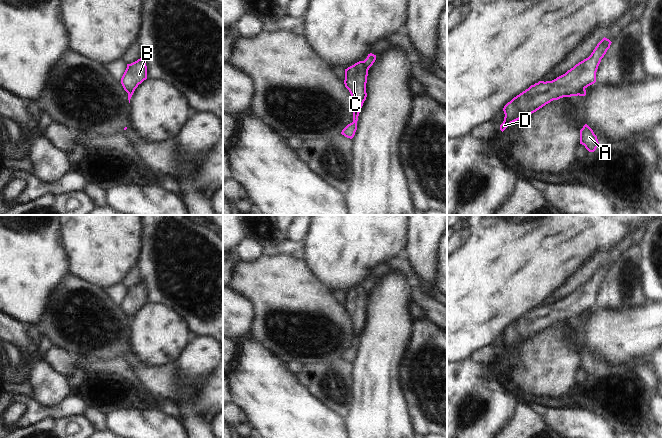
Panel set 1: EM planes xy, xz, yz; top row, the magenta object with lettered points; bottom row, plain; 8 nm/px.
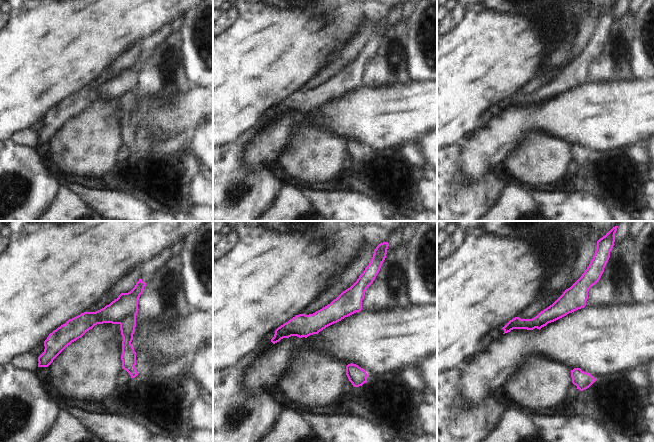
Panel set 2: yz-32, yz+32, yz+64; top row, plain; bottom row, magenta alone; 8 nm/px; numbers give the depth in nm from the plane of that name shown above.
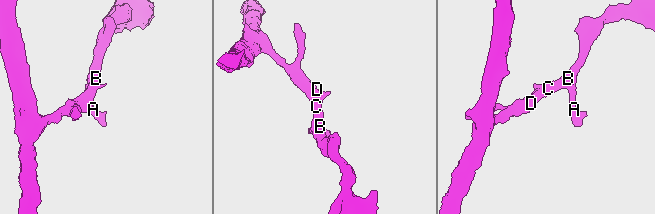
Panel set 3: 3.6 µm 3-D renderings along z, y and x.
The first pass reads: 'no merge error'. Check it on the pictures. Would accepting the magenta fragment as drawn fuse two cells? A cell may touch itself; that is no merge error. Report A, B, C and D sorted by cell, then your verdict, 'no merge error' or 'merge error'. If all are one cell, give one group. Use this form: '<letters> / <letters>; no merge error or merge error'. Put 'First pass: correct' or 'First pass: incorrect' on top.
First pass: incorrect
A / B C D; merge error

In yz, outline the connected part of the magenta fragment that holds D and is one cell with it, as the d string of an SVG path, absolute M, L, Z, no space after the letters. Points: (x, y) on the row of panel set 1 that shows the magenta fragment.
M604 37L588 58L576 64L565 74L552 81L539 81L514 97L503 108L505 117L500 130L503 132L511 123L524 115L536 112L553 100L578 96L582 90L594 84L598 66L611 43Z

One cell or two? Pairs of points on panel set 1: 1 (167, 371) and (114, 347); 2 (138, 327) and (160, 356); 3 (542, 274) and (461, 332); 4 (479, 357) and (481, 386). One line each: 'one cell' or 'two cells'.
1: one cell
2: one cell
3: one cell
4: two cells

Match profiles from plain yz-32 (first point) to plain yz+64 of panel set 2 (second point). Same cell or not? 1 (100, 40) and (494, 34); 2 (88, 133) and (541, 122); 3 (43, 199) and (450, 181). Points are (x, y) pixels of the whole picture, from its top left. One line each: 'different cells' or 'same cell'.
1: same cell
2: different cells
3: same cell

